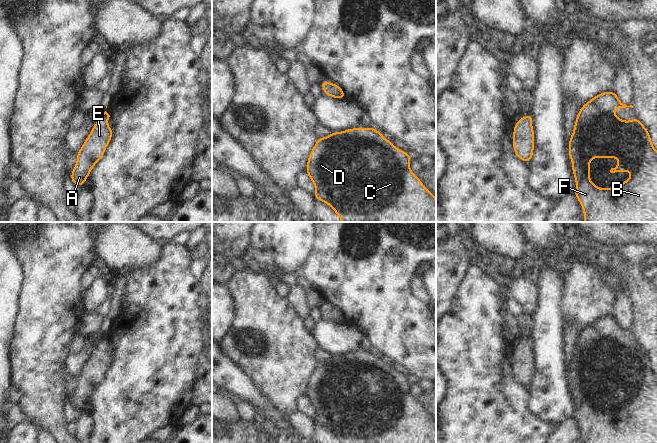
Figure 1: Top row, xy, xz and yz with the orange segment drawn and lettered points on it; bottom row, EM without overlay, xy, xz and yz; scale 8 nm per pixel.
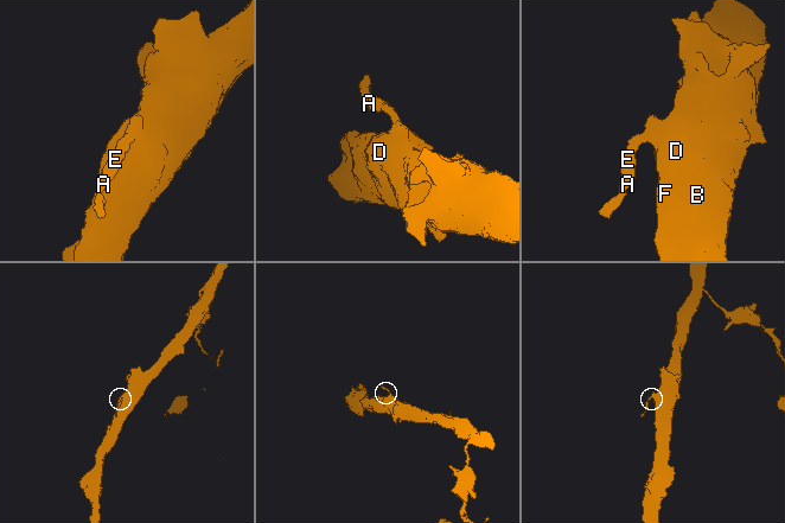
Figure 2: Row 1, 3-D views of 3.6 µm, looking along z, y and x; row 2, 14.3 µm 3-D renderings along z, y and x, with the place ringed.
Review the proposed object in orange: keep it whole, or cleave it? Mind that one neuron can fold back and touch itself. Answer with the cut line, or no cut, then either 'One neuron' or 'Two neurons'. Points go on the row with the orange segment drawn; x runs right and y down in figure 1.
No split. One neuron

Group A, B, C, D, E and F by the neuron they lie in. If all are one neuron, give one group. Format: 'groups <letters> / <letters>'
groups A B C D E F

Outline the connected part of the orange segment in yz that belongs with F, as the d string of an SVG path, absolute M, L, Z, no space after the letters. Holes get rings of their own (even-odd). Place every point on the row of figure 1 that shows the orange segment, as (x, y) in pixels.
M615 91L602 92L592 98L590 101L586 102L581 108L576 117L576 121L574 123L574 130L569 139L569 148L568 155L572 161L572 171L574 175L574 179L576 181L576 189L574 195L582 205L583 213L584 213L584 222L657 222L657 151L655 150L650 134L642 122L638 119L638 117L633 118L631 121L624 121L619 119L614 110L616 108L626 108L631 107L632 105L627 106L620 102L618 96ZM591 158L618 158L621 161L617 163L615 168L611 168L610 172L624 172L629 171L632 172L632 176L624 181L622 184L614 186L613 188L598 188L593 182L590 181L590 159Z

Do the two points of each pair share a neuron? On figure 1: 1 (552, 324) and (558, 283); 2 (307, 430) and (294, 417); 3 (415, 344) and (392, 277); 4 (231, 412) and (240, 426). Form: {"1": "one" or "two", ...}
{"1": "one", "2": "one", "3": "one", "4": "two"}

